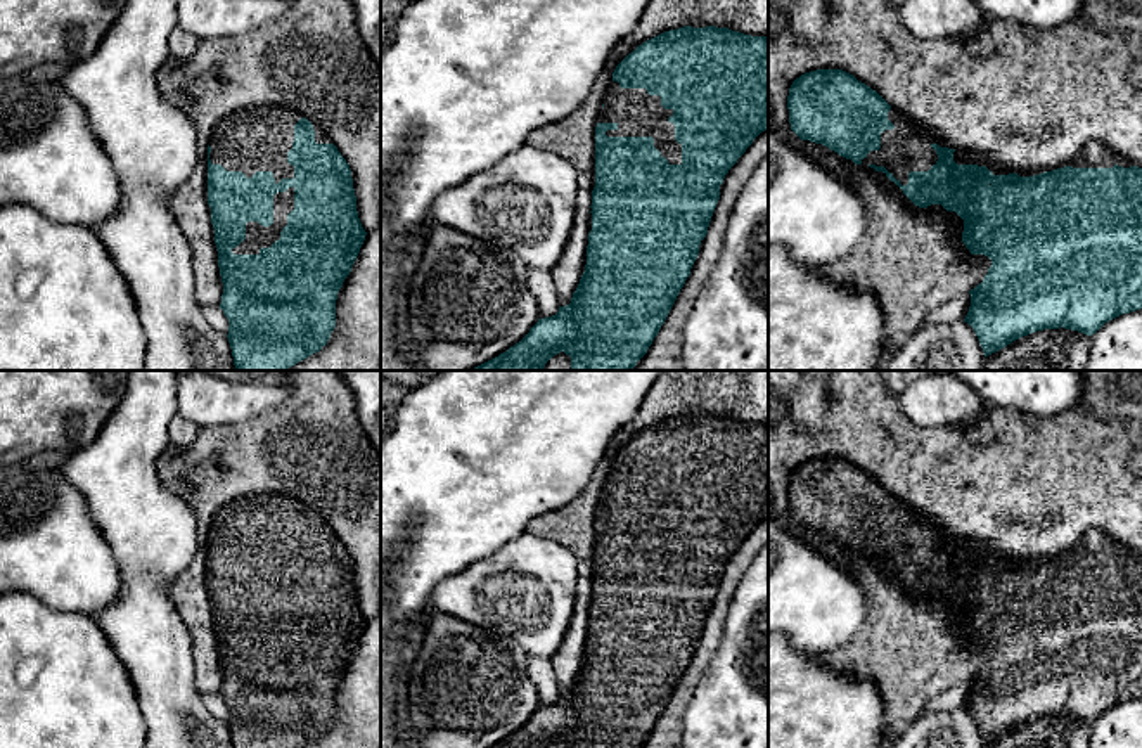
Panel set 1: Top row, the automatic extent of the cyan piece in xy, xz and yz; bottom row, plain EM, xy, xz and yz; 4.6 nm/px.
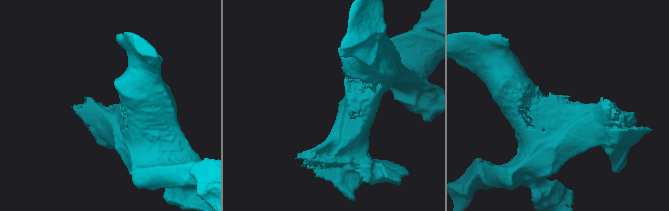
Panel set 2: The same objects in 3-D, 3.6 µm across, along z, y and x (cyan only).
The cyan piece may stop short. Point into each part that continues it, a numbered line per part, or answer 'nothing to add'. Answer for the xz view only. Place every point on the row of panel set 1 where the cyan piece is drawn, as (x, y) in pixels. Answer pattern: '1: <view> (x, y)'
1: xz (637, 113)

